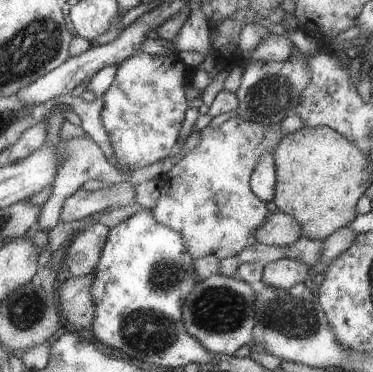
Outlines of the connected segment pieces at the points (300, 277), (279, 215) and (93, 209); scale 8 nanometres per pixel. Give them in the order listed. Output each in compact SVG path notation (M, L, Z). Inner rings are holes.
M282 258L270 262L265 266L263 271L263 281L267 286L273 286L277 290L285 290L289 292L301 282L308 283L309 267L299 260L291 260L291 258Z
M280 210L267 216L267 222L259 228L258 236L261 244L291 246L303 238L303 224Z
M120 182L111 185L111 188L99 191L79 189L66 200L61 212L61 223L67 220L79 220L84 216L91 216L97 212L110 211L135 202L135 188L130 182Z

